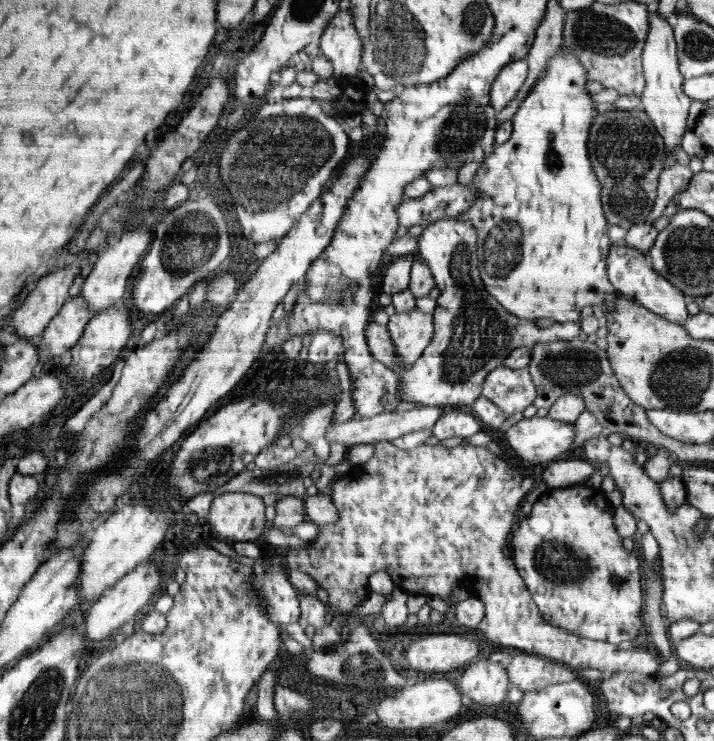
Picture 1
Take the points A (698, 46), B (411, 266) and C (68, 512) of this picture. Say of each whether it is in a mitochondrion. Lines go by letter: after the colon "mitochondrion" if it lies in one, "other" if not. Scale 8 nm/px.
A: mitochondrion
B: other
C: other

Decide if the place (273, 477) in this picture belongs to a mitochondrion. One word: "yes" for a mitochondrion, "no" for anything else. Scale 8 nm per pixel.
yes

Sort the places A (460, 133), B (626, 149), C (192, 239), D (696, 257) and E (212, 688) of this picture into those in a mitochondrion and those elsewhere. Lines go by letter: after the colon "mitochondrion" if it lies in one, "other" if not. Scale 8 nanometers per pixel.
A: mitochondrion
B: mitochondrion
C: mitochondrion
D: mitochondrion
E: mitochondrion

